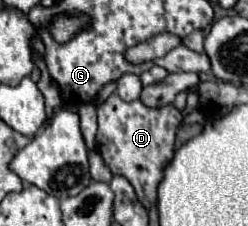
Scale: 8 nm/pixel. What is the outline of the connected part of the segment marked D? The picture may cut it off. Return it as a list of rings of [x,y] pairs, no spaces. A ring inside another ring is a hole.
[[[117,93],[97,105],[97,147],[113,175],[123,175],[135,187],[137,197],[149,209],[157,201],[157,187],[163,179],[163,169],[175,153],[175,131],[183,115],[173,105],[159,109],[145,107],[141,101],[125,103]]]

